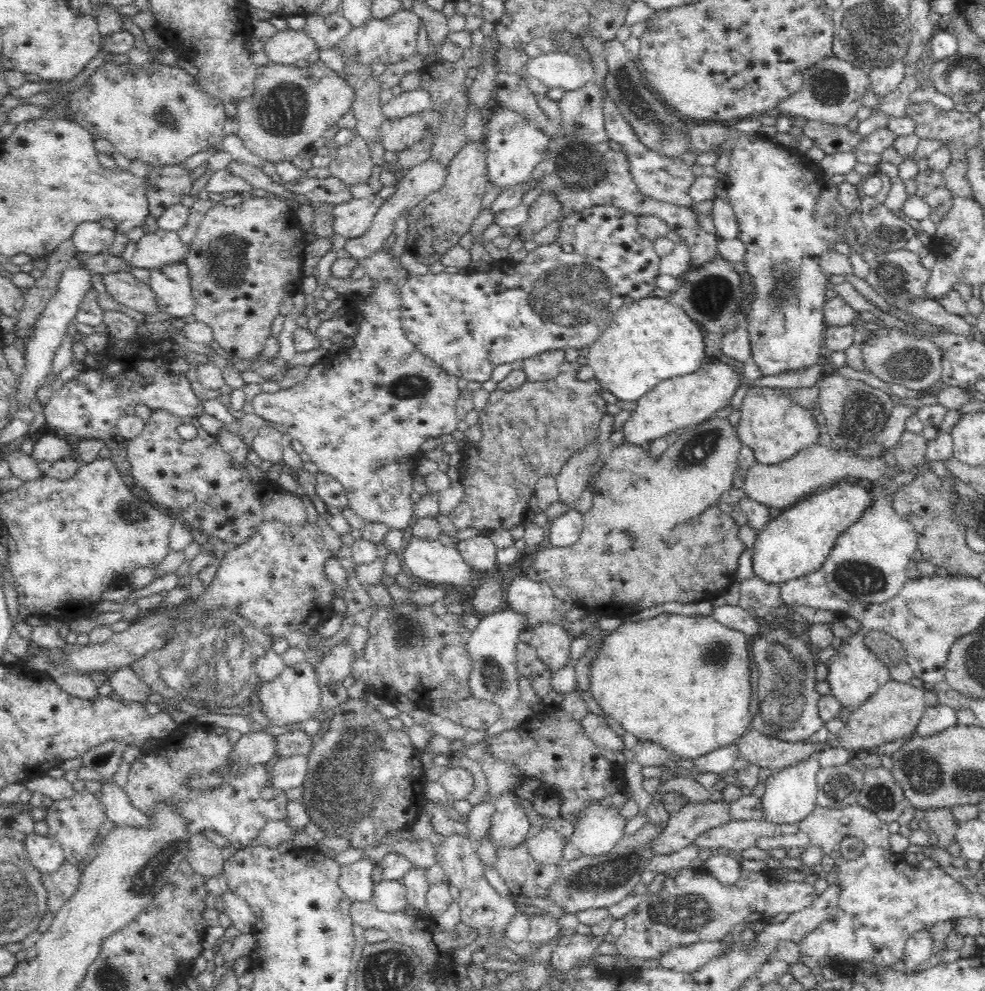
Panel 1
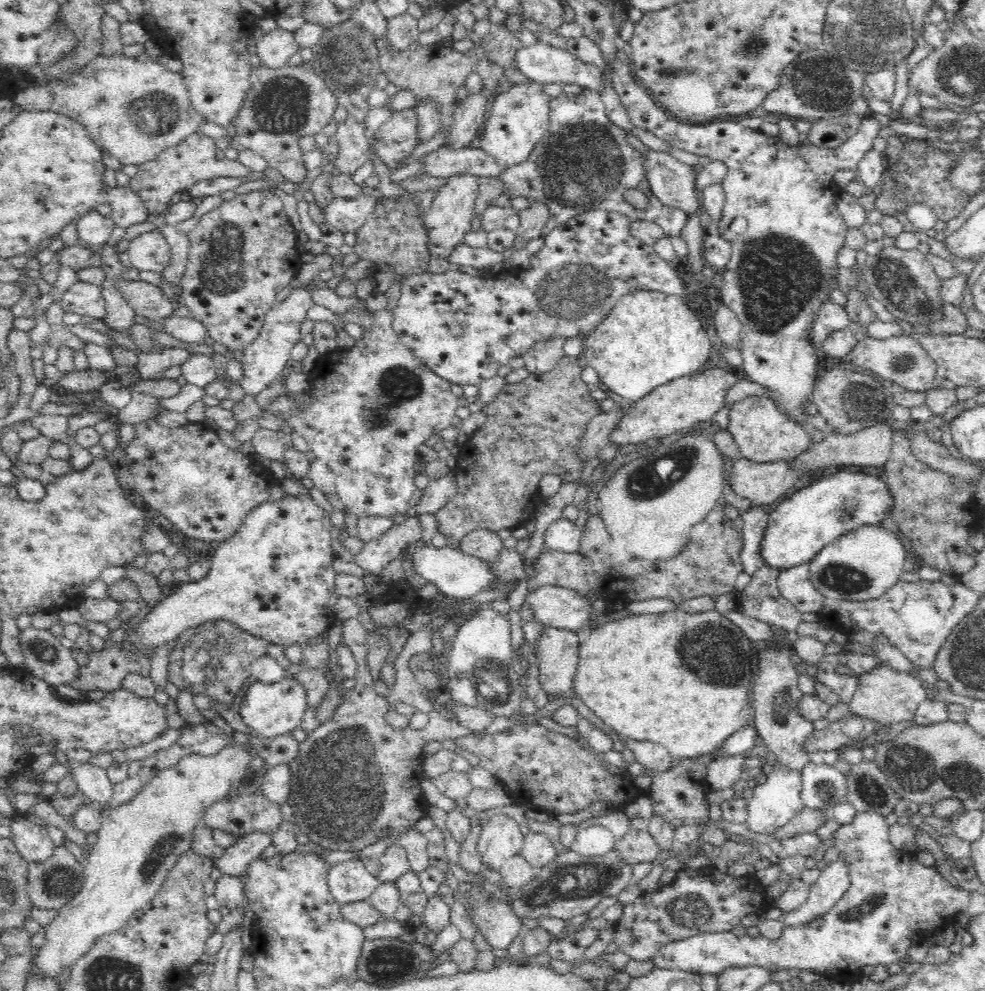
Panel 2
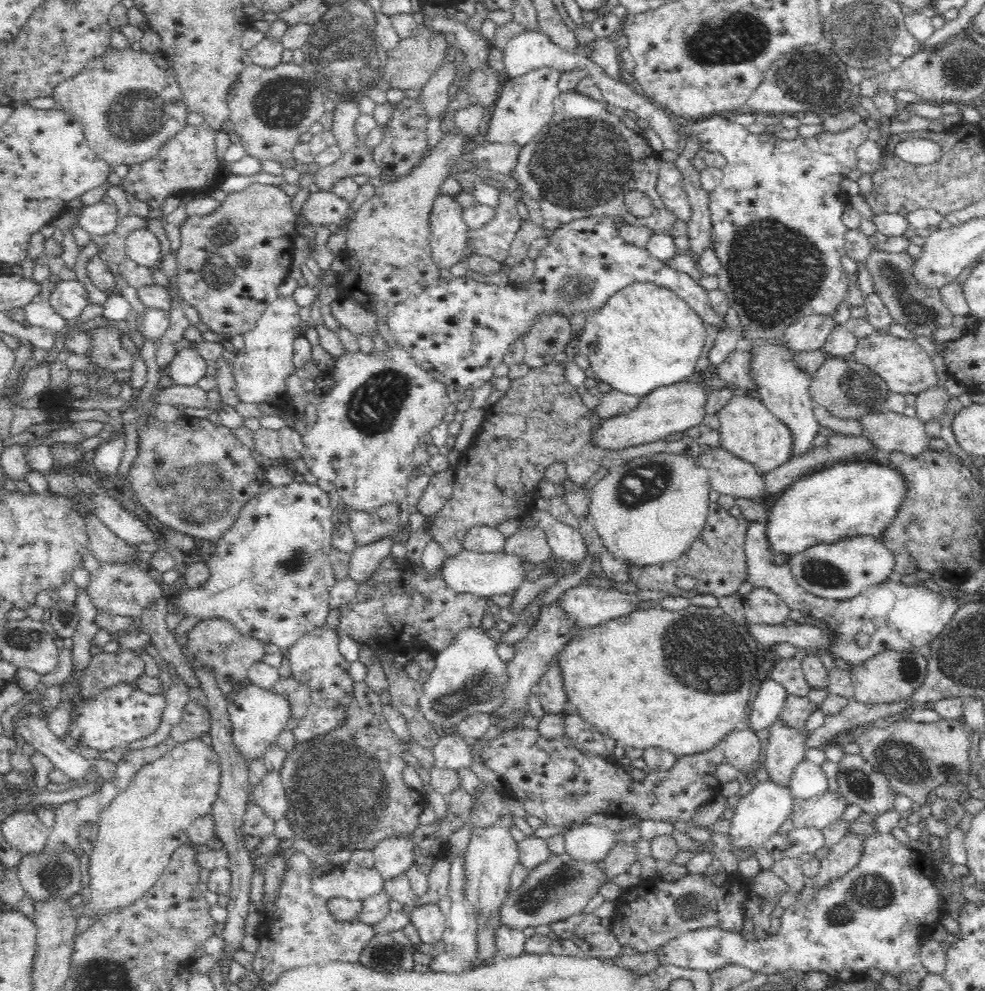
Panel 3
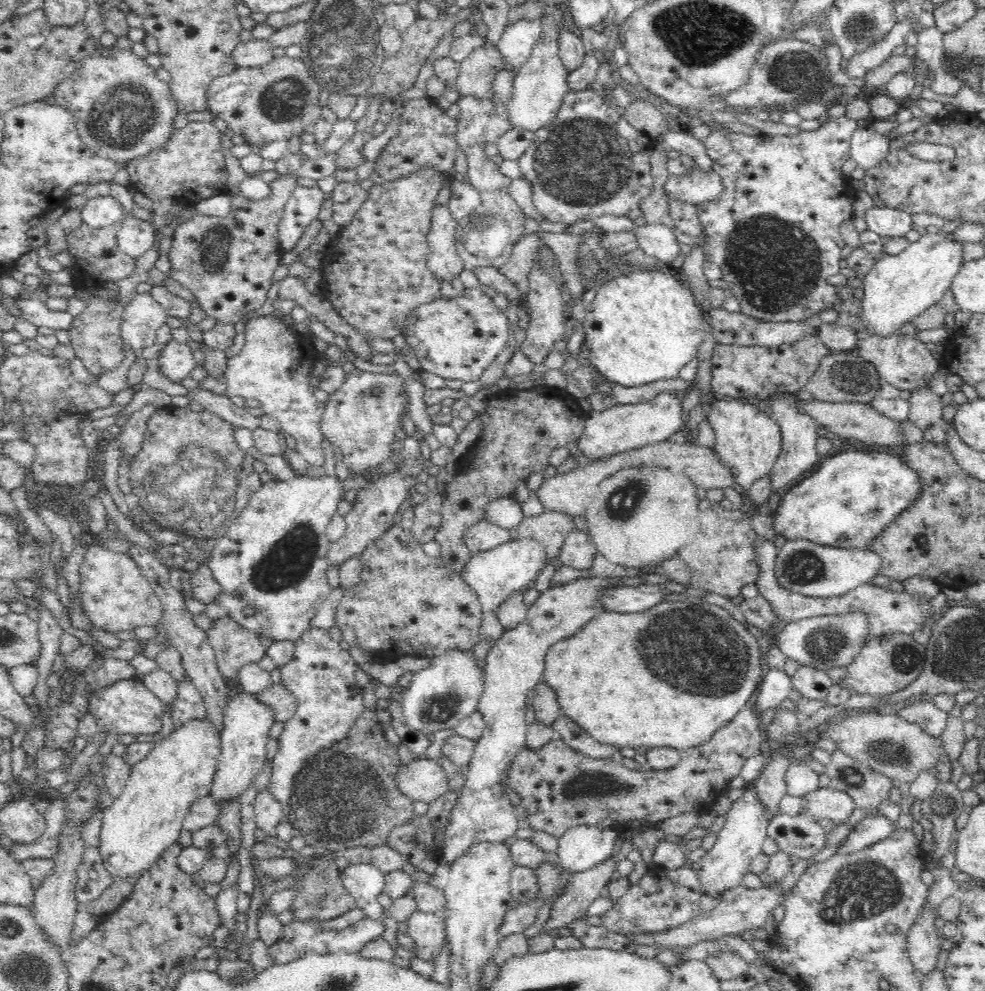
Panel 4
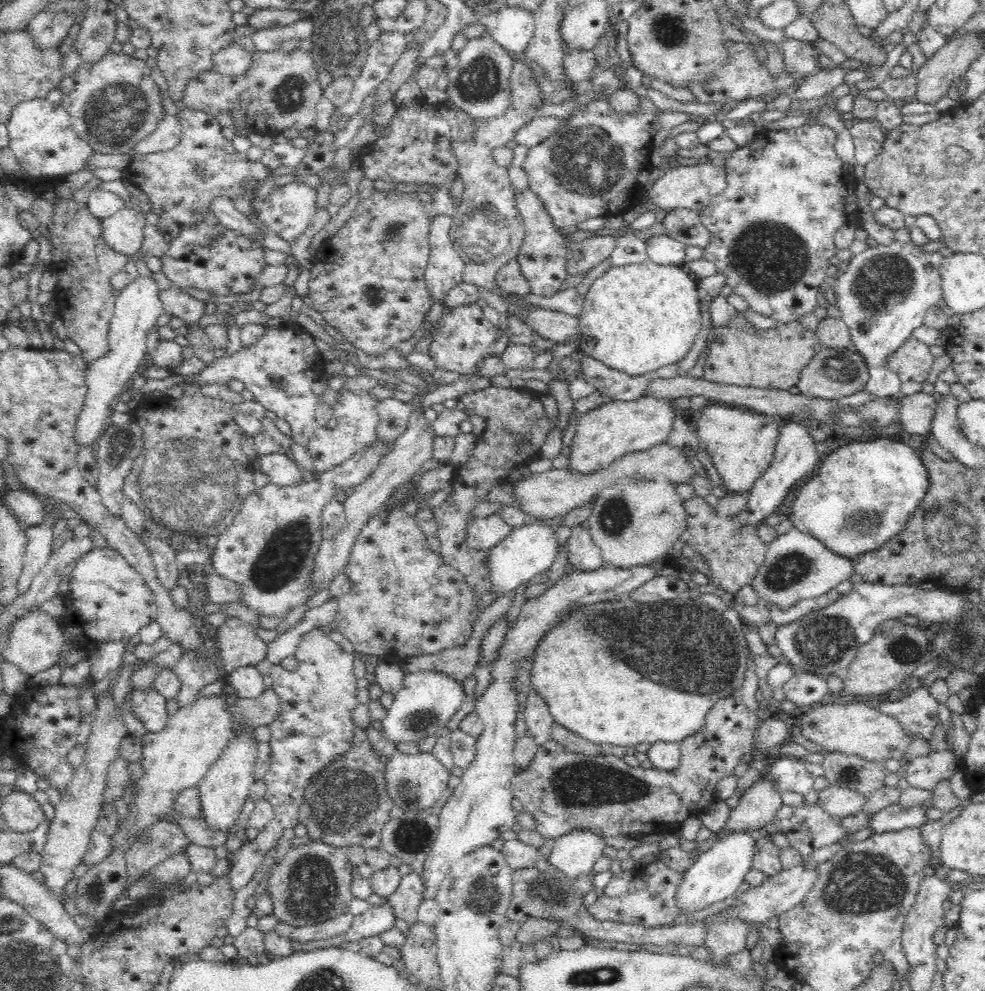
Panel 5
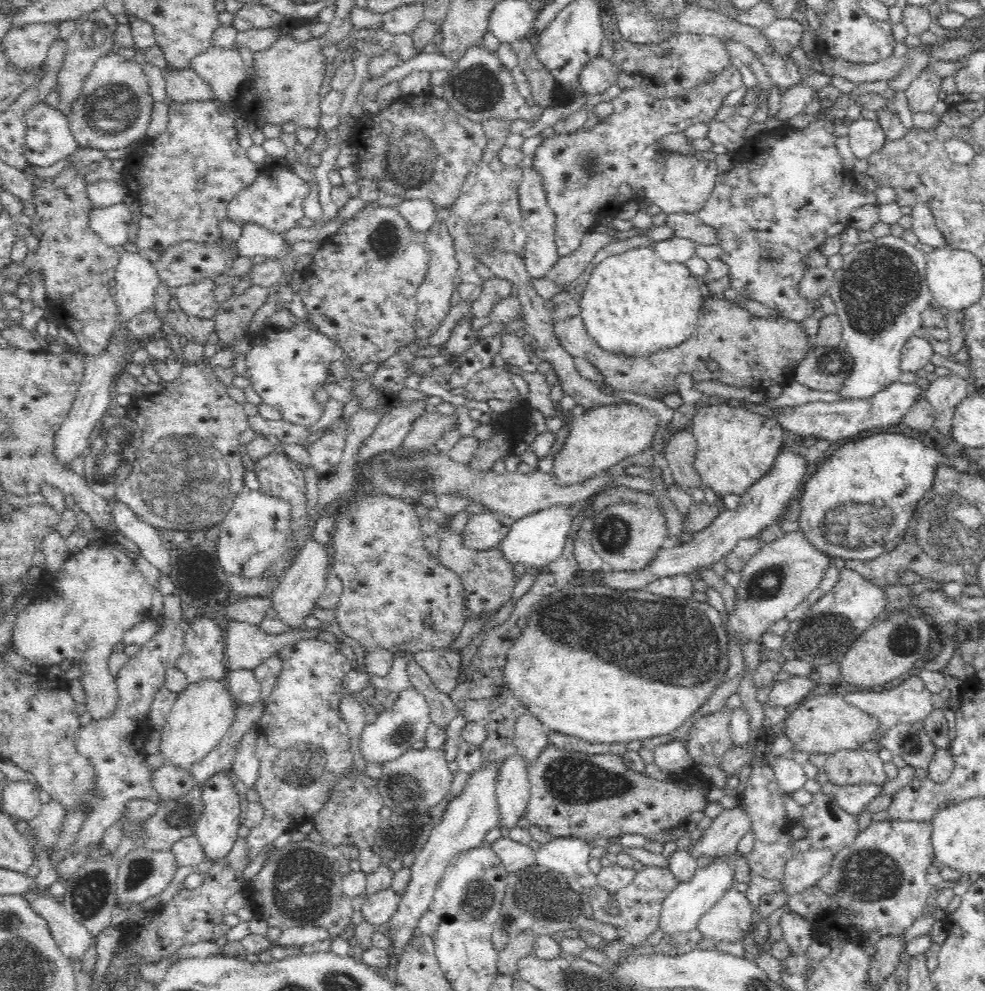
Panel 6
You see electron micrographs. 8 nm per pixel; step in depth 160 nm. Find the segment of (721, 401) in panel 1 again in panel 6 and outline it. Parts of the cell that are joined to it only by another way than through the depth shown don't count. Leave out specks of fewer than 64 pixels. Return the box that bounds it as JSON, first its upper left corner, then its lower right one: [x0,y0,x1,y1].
[550,403,658,487]

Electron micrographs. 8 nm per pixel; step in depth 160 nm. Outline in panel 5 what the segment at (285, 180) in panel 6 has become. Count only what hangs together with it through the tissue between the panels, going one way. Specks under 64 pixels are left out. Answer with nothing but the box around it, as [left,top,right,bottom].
[250,181,317,243]

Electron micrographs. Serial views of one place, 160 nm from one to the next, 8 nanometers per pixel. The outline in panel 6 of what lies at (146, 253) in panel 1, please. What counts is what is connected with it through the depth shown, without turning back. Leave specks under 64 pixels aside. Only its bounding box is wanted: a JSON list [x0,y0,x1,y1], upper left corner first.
[88,203,134,246]

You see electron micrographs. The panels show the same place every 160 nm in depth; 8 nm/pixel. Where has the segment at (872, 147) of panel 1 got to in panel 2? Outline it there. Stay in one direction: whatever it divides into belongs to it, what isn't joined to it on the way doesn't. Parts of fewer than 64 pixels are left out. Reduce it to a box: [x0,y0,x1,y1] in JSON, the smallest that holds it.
[536,31,883,426]

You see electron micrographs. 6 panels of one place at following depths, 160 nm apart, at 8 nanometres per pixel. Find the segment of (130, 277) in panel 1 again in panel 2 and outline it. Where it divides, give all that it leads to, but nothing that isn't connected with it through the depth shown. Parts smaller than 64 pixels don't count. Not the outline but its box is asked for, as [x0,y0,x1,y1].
[121,279,174,322]

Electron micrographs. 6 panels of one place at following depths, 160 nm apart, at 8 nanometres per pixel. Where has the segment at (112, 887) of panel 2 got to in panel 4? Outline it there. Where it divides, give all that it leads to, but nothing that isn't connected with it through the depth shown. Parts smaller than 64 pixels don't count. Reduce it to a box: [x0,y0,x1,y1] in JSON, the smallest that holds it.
[99,714,220,879]

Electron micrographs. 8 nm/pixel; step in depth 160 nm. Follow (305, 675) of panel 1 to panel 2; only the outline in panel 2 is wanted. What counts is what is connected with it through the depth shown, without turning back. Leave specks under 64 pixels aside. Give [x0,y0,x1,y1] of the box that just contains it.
[239,677,306,739]

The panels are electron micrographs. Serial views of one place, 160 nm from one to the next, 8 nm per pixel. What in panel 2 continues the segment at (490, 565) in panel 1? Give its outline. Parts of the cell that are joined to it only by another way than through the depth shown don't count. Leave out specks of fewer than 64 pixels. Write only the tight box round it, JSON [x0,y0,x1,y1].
[459,529,505,562]

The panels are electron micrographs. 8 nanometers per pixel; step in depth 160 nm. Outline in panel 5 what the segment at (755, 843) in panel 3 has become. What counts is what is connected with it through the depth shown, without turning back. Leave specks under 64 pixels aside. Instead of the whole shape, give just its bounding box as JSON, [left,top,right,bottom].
[674,833,754,918]

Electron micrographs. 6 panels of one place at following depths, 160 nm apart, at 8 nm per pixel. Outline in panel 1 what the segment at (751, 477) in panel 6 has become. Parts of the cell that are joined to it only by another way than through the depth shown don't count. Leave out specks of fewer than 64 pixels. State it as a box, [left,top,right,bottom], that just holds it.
[735,385,819,464]

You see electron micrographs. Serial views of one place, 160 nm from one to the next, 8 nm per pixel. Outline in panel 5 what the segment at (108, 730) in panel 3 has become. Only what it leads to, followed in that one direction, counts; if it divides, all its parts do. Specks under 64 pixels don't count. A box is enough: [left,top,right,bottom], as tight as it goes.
[131,689,169,731]

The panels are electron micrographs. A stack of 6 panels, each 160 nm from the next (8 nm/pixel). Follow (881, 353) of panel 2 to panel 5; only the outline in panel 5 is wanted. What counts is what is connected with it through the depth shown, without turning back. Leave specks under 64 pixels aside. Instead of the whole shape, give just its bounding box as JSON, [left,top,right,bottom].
[889,336,935,383]

